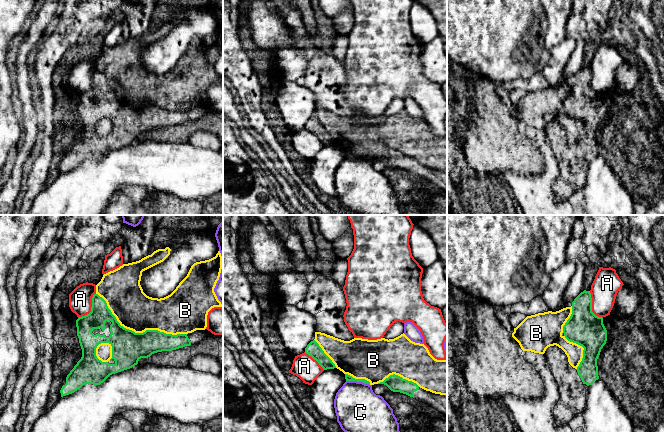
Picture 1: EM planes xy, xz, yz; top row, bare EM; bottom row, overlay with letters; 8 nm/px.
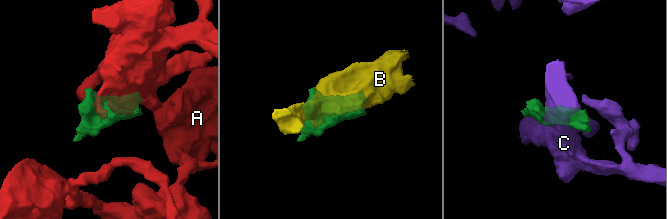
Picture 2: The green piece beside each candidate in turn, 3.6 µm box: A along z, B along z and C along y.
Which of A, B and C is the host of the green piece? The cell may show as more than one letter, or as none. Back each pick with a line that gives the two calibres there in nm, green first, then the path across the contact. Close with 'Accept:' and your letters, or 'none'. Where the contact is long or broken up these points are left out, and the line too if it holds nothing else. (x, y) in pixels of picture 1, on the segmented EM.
Accept: none

